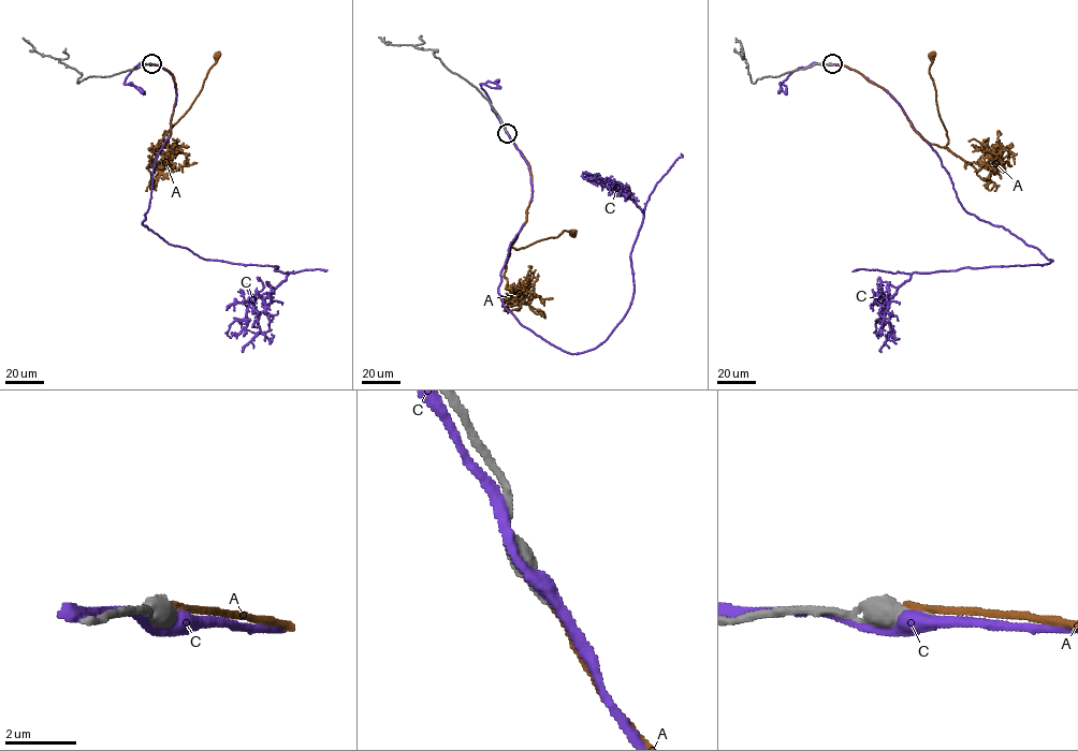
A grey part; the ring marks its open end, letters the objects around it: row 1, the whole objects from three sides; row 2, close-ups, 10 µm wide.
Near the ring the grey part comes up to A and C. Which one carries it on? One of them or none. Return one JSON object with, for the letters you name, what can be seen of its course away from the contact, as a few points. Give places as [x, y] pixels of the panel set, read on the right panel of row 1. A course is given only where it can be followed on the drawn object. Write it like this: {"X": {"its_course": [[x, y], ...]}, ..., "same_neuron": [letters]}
{"same_neuron": []}

